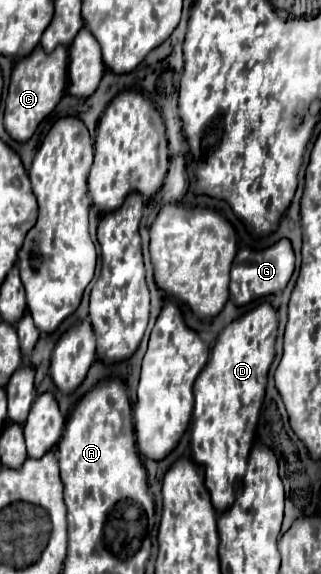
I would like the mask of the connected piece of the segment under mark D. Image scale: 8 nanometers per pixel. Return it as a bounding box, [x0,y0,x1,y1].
[192,302,278,512]

